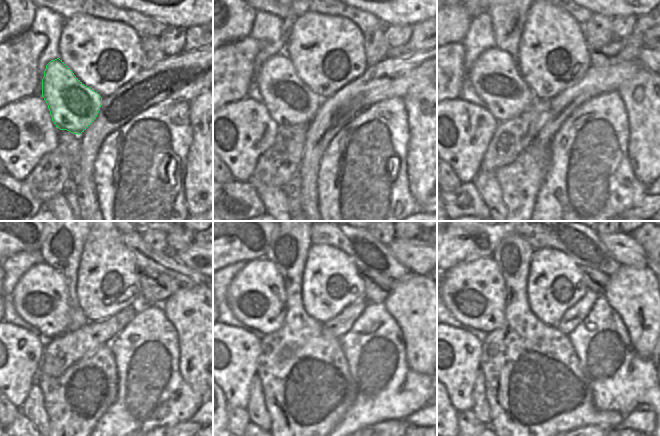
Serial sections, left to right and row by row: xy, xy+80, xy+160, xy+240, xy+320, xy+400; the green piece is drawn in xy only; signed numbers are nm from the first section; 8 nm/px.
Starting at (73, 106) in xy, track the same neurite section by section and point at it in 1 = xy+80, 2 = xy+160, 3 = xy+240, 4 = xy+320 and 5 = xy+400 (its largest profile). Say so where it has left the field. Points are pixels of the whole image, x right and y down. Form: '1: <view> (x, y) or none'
1: xy+80 (289, 101)
2: xy+160 (494, 75)
3: xy+240 (40, 297)
4: xy+320 (256, 295)
5: xy+400 (475, 292)

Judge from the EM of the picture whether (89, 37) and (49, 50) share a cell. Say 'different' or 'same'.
different

